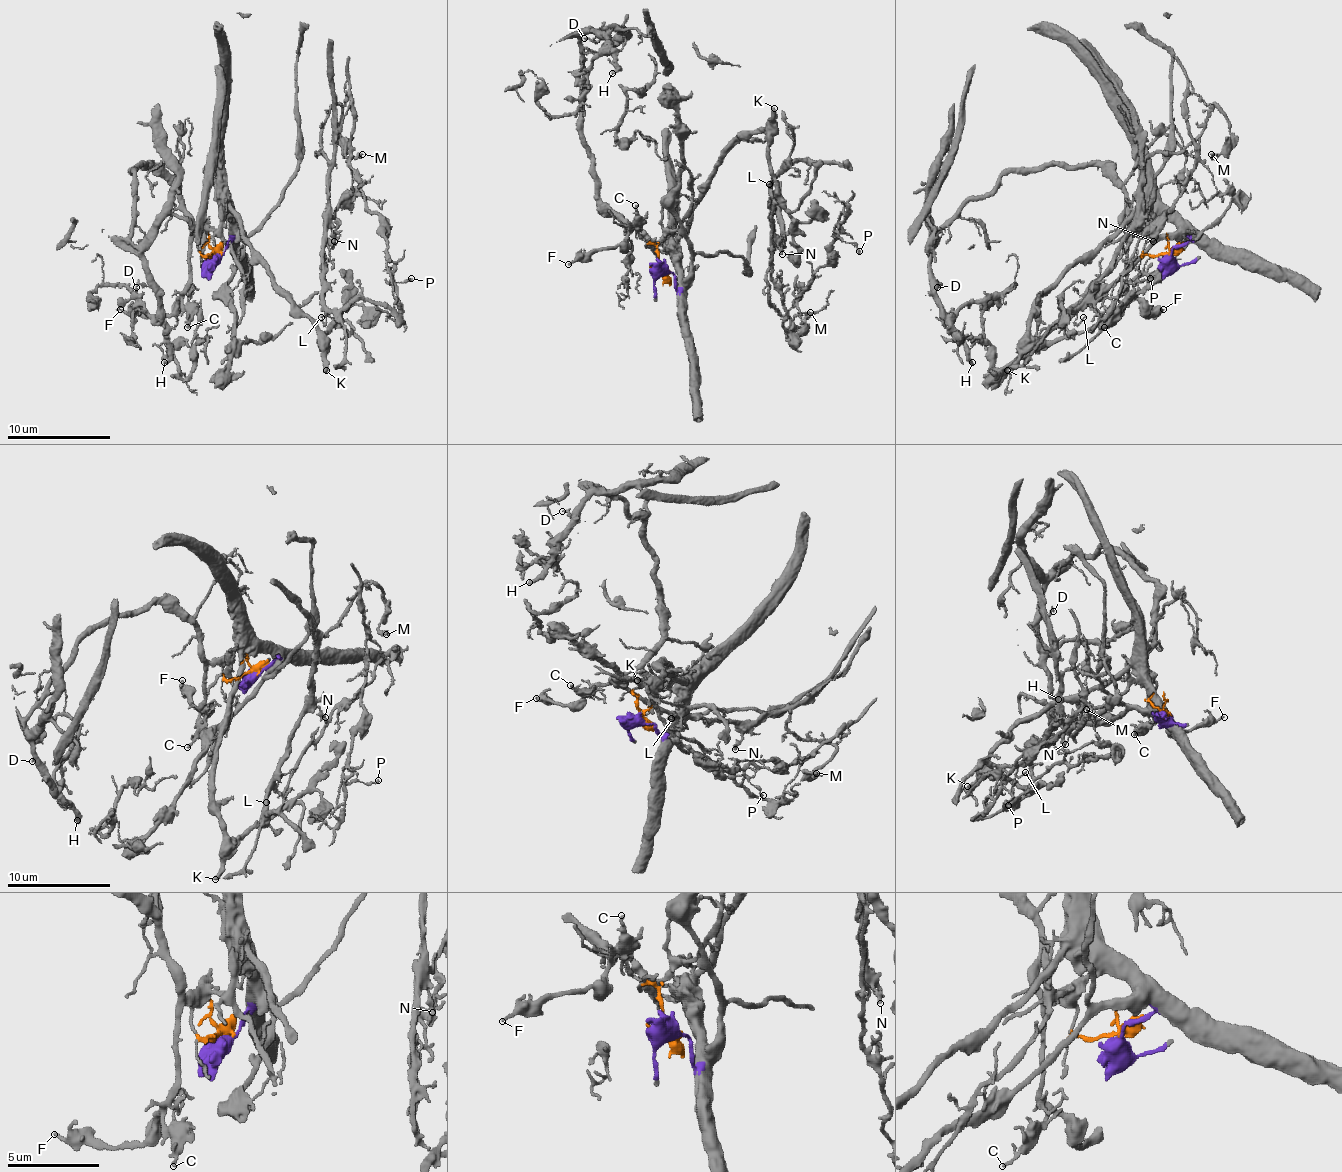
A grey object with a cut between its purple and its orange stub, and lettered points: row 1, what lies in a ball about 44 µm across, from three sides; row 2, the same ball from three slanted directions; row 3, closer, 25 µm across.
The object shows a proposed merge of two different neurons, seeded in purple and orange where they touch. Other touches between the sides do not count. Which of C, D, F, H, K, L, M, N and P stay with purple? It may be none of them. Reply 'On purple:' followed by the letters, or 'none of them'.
On purple: K, L, M, N, P

